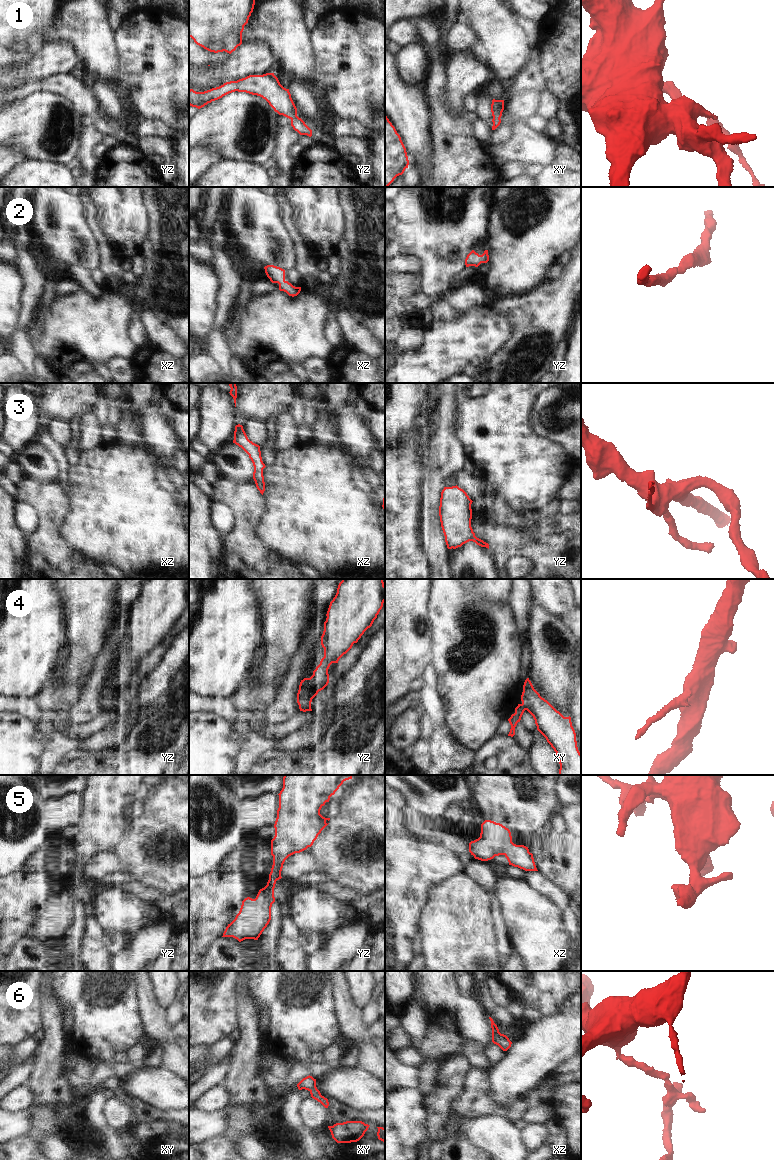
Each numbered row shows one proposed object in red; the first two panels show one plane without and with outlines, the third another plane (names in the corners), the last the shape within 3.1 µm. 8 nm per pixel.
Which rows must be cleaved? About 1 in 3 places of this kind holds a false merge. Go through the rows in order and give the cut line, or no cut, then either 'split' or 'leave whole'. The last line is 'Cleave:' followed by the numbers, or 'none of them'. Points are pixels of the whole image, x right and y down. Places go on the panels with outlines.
1: cut none; leave whole
2: cut none; leave whole
3: cut none; leave whole
4: cut none; leave whole
5: cut none; leave whole
6: cut none; leave whole
Cleave: none of them

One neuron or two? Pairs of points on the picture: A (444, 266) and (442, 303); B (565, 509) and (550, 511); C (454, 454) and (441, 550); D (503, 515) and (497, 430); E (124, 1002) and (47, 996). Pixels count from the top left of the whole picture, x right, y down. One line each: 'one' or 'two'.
A: two
B: one
C: one
D: two
E: two

